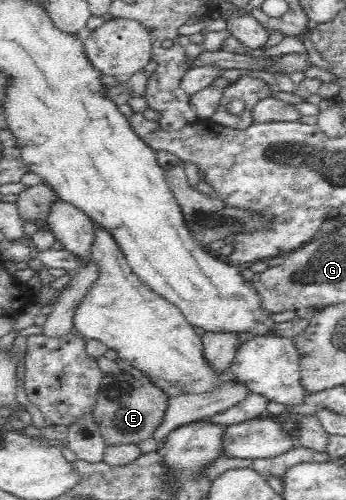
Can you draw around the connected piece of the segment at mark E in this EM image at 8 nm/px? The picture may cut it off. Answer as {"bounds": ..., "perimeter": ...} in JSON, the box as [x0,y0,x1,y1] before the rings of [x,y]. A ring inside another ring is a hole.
{"bounds":[92,370,170,445],"perimeter":[[[120,370],[119,373],[104,374],[92,413],[93,422],[99,425],[106,445],[138,444],[152,437],[165,415],[169,400],[170,397],[161,388],[154,384],[143,383],[127,371]]]}

